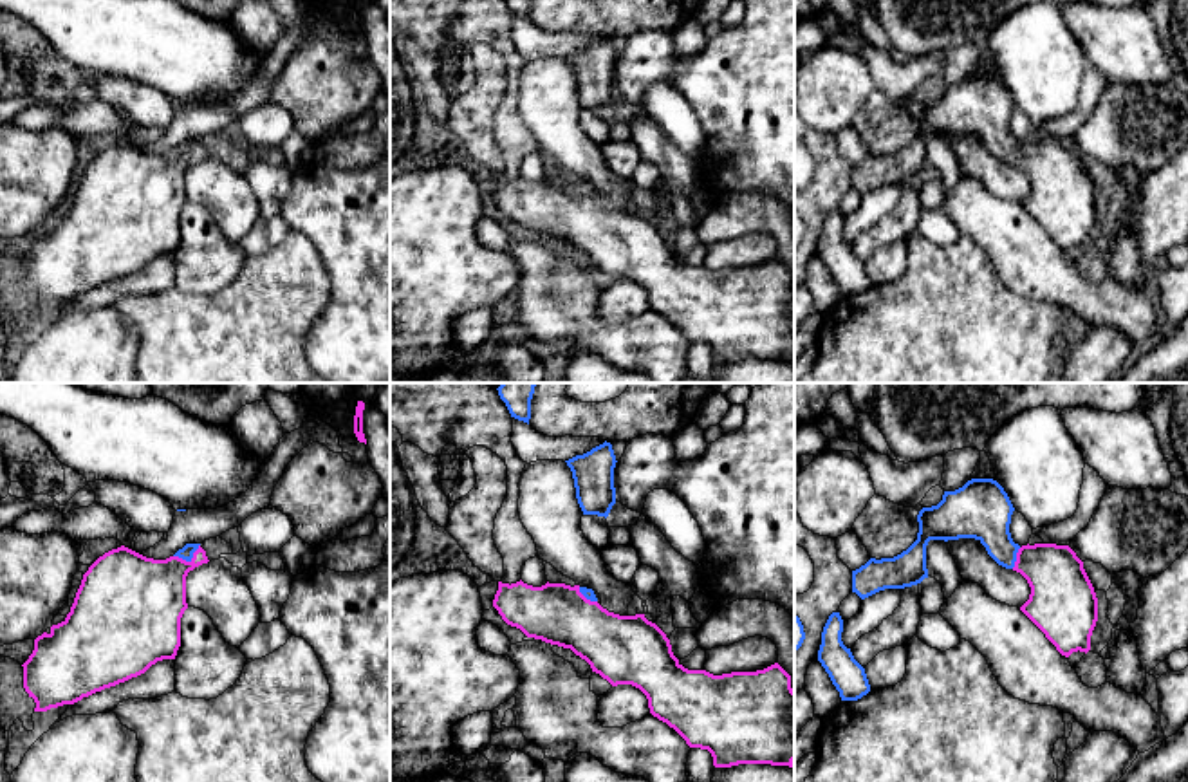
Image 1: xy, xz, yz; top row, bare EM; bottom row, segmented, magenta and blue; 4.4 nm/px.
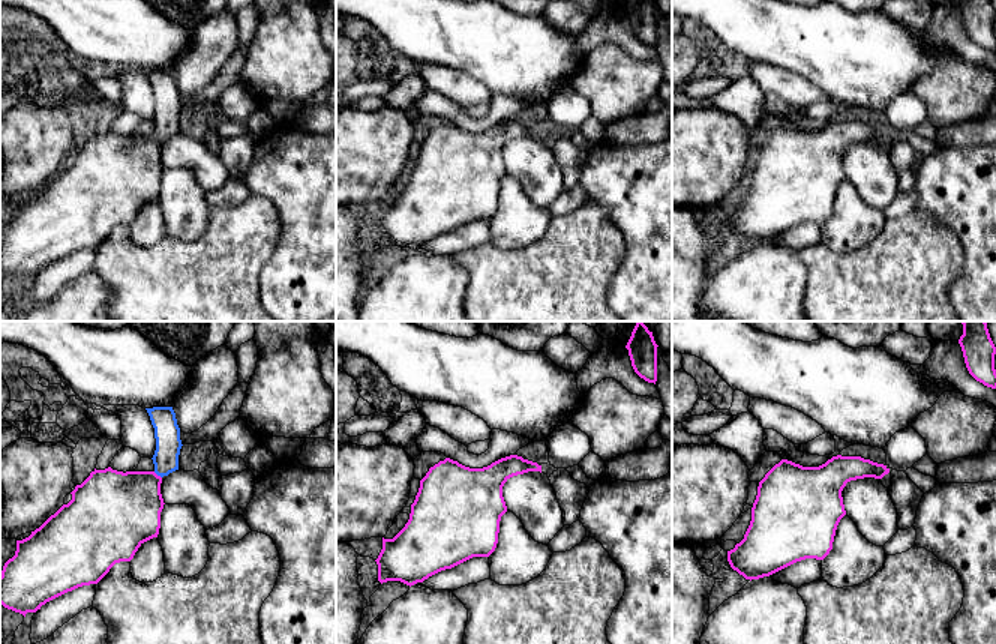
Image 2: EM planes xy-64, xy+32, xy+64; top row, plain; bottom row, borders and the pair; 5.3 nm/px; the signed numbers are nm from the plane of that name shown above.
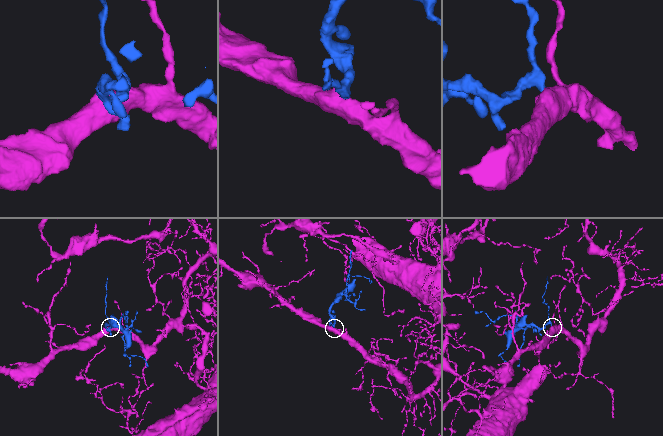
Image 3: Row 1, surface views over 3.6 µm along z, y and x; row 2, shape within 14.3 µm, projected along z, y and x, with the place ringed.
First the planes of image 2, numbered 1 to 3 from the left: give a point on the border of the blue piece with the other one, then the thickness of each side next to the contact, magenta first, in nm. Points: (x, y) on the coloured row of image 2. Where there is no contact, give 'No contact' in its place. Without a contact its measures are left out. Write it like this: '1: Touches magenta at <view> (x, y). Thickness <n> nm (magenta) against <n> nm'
1: Touches magenta at xy-64 (156, 475). Thickness 380 nm (magenta) against 140 nm
2: No contact
3: No contact

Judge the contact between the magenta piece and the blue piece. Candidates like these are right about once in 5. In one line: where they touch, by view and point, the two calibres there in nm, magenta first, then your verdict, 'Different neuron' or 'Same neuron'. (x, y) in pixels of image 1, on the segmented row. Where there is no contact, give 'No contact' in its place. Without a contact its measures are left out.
Touches magenta at xy (188, 562). Thickness 360 nm (magenta) against 60 nm. Same neuron

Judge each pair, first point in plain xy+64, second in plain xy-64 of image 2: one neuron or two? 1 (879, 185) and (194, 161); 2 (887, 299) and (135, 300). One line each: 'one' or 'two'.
1: one
2: one

